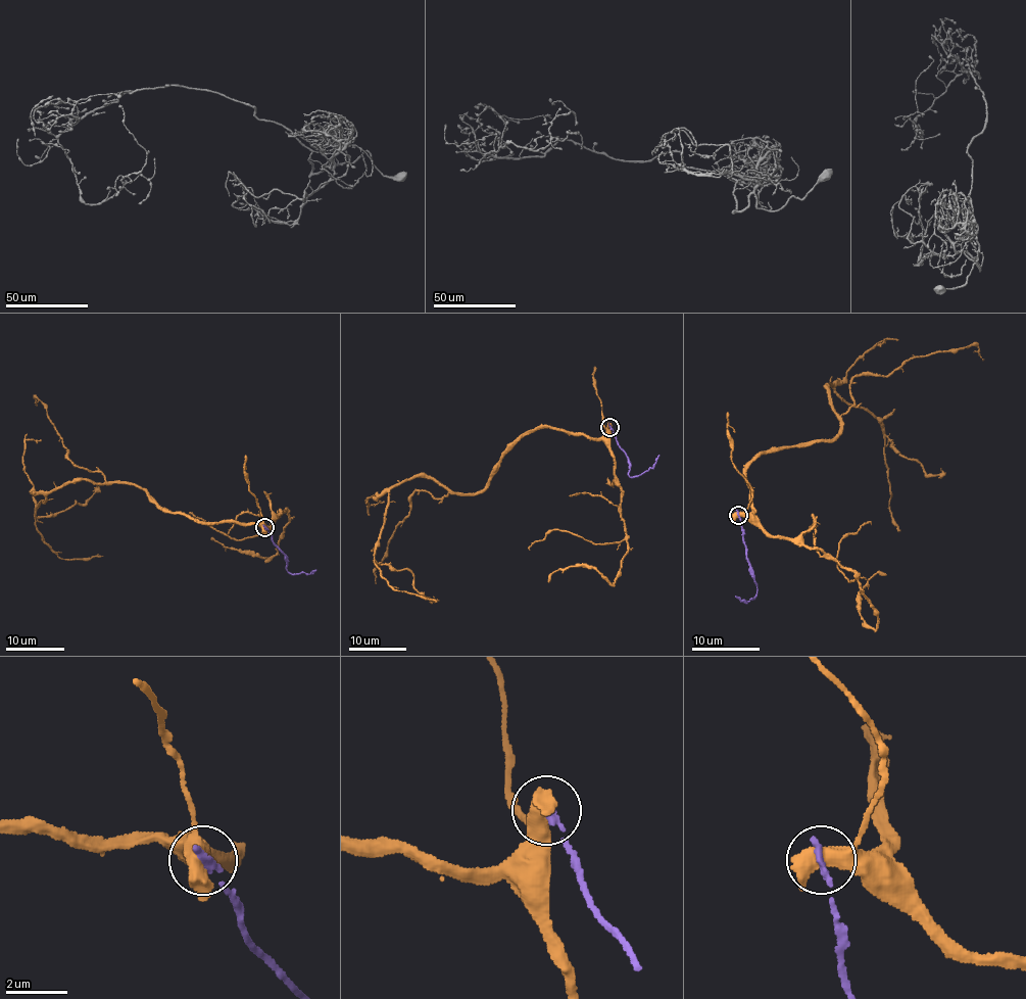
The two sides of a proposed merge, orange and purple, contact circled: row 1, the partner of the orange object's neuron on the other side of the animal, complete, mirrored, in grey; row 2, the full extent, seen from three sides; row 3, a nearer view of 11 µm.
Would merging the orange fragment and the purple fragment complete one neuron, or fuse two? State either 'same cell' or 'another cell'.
another cell

